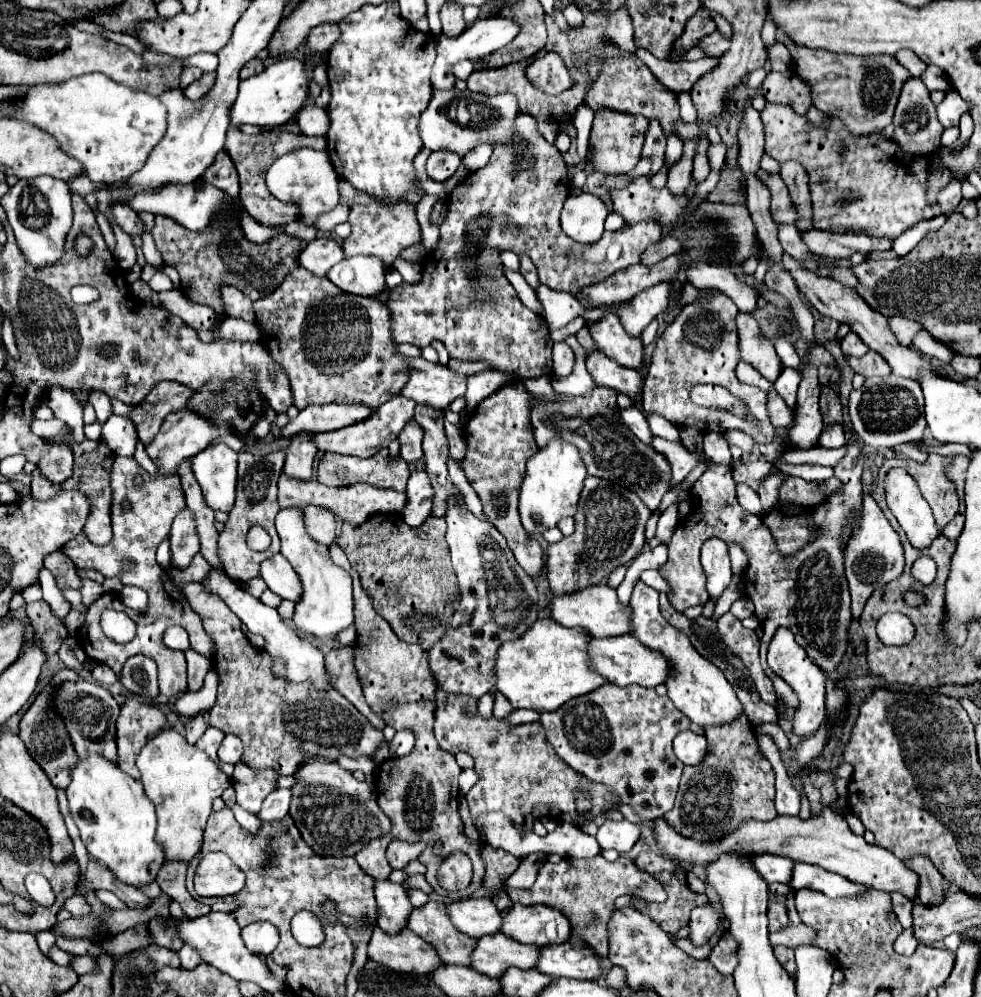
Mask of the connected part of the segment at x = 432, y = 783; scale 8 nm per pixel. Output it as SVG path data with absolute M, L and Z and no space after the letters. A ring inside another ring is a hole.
M330 545L330 557L336 565L346 569L354 579L354 603L356 603L356 671L364 689L366 703L372 707L376 715L380 715L388 725L394 729L408 727L416 733L416 747L412 753L404 757L390 759L388 767L378 769L376 777L376 793L380 809L392 819L392 831L380 839L374 839L366 847L362 847L356 853L356 861L360 867L368 869L370 875L376 879L376 849L386 849L386 845L392 839L404 839L404 841L424 841L426 849L418 857L420 863L426 865L426 879L436 893L446 897L448 891L438 884L437 873L440 863L454 851L462 851L470 857L473 866L472 883L466 889L467 897L472 896L474 891L480 889L482 877L484 877L484 863L480 859L480 845L470 843L462 835L460 815L458 815L458 773L460 767L456 765L454 755L442 751L434 737L434 719L436 719L436 687L432 687L432 675L428 675L428 659L426 651L422 651L416 645L404 643L396 637L392 627L386 619L382 619L360 585L360 579L356 571L350 567L344 551L338 545ZM456 785L456 787L454 787ZM456 795L456 797L454 797ZM436 841L444 843L442 855L432 853L432 845Z

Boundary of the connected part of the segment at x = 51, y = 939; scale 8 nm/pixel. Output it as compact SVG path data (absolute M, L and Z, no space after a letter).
M40 931L40 933L36 935L36 939L38 939L38 947L40 947L46 955L50 955L50 949L52 949L52 945L56 943L56 937L54 937L50 931Z

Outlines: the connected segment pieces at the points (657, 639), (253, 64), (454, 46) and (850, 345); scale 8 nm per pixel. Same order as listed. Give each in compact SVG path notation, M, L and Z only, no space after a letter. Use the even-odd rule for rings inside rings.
M638 581L634 585L630 605L632 605L630 635L634 639L638 639L644 647L660 651L670 665L670 673L668 673L668 679L664 685L668 689L668 697L676 705L676 709L680 709L690 721L694 721L698 725L728 723L730 719L734 719L736 715L740 715L744 711L742 703L738 701L738 697L736 697L732 685L726 681L724 673L692 647L686 633L668 625L668 621L662 617L662 613L658 609L658 591L654 591L652 587Z
M256 57L256 59L248 61L248 63L242 67L242 71L240 71L240 79L248 79L250 75L258 75L260 71L264 71L264 63Z
M488 17L488 19L478 19L474 21L464 33L462 37L456 39L448 39L444 35L436 37L436 45L438 45L438 57L436 63L432 67L431 83L434 89L438 91L448 91L454 89L456 85L456 77L452 75L452 67L460 61L460 59L470 59L470 57L486 57L490 53L494 53L496 49L508 45L518 33L518 25L512 19L504 19L504 17Z
M852 331L842 339L840 345L842 345L842 353L844 353L846 359L848 357L862 357L862 355L868 353L868 345L864 345L864 341Z

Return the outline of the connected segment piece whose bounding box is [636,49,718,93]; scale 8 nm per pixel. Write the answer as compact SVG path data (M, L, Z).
M638 49L636 55L648 65L652 75L656 75L656 79L674 93L690 91L696 79L718 63L718 59L698 59L692 63L690 61L668 61L668 59L658 59L644 49Z

